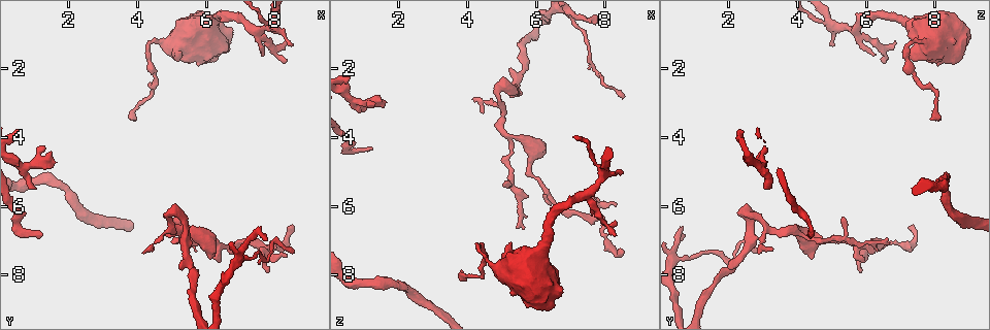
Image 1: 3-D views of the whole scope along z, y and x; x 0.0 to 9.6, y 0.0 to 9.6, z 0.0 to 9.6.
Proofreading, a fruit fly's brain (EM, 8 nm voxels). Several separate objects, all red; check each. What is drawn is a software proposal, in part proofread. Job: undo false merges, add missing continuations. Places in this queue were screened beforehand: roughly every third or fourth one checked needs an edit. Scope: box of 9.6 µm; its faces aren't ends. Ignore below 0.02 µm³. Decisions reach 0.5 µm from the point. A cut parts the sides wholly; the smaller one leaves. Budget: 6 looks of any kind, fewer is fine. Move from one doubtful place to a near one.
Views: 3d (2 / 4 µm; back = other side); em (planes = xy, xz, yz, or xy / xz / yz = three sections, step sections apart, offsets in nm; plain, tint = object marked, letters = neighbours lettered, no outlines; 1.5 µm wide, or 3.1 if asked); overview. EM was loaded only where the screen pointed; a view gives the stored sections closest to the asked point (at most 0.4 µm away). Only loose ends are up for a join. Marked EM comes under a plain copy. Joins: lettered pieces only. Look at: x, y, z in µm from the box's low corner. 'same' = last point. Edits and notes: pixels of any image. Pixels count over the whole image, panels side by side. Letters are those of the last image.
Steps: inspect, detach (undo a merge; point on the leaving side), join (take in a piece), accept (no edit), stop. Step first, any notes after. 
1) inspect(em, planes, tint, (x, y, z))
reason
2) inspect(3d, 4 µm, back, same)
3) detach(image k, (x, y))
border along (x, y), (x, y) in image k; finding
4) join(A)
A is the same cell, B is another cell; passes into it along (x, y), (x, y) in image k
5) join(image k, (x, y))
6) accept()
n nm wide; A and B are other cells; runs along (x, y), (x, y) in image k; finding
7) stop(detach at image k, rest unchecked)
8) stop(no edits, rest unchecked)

inspect(3d, 4 µm, (6.35, 7.65, 6.00))
free end

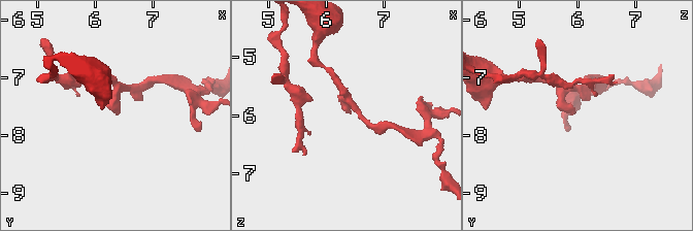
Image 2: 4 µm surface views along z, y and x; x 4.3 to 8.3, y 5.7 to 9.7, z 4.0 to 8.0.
inspect(em, planes, letters, (6.40, 7.60, 6.00))
shape alone is not enough

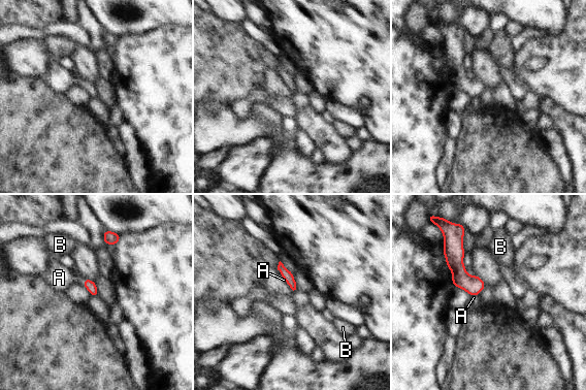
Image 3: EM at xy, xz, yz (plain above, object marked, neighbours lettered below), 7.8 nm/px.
join(A)
80 nm wide; A is the same cell, B is another cell; passes into it along (90, 285), (83, 282), (59, 278) in image 3; the cell continues

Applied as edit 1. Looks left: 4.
inspect(overview)
see it whole again

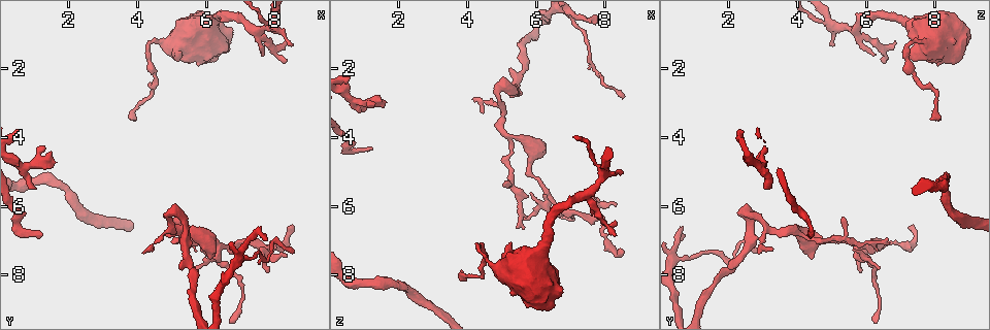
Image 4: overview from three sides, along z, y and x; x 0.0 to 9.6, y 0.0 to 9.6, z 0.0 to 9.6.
inspect(em, planes, letters, (8.50, 7.35, 2.75))
tapers out

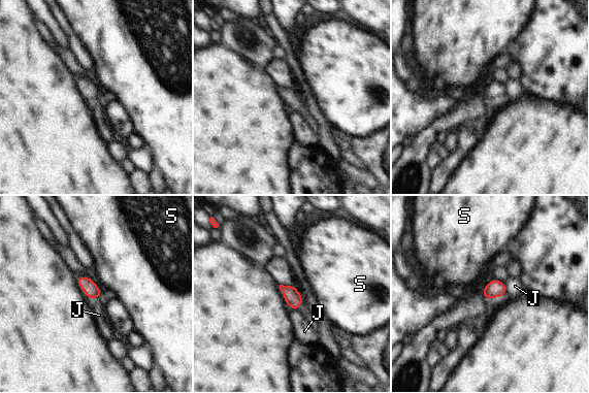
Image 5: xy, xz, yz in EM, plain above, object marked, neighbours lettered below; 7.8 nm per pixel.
accept()
J and S are other cells; border along (498, 296), (487, 299) in image 5; no lettered piece goes on from it

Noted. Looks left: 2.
stop(join at image 3, rest unchecked)

